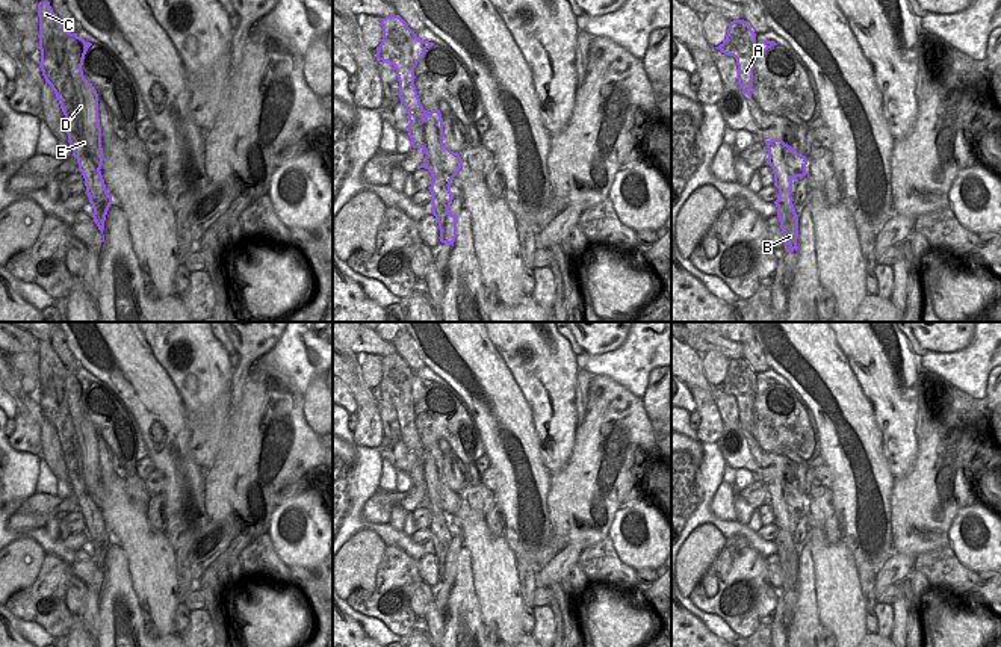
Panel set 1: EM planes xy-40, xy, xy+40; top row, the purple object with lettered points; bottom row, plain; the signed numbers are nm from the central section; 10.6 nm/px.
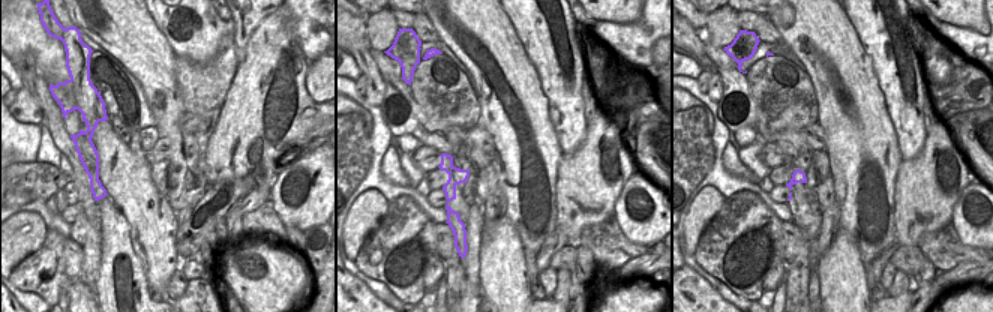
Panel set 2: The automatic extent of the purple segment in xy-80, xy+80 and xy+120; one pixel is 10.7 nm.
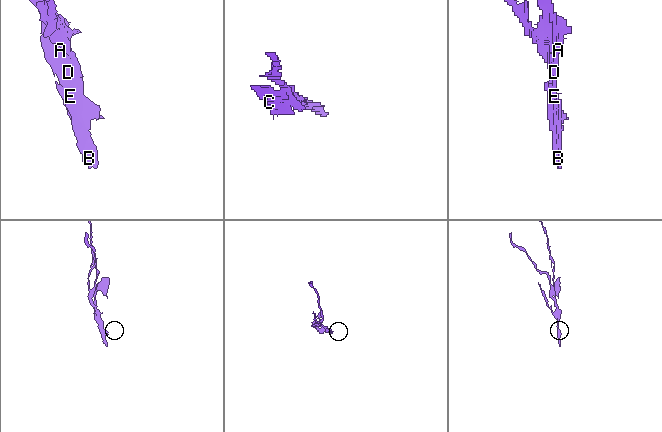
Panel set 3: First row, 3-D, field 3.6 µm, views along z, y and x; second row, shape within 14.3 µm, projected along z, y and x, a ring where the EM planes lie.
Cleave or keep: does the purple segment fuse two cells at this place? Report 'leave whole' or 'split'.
split

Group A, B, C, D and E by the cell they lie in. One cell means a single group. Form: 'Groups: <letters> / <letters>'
Groups: A B C E / D

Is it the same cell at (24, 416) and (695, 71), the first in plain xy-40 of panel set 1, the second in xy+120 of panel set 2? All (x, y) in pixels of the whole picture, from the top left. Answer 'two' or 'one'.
two

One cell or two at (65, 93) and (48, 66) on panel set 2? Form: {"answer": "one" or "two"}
{"answer": "two"}

